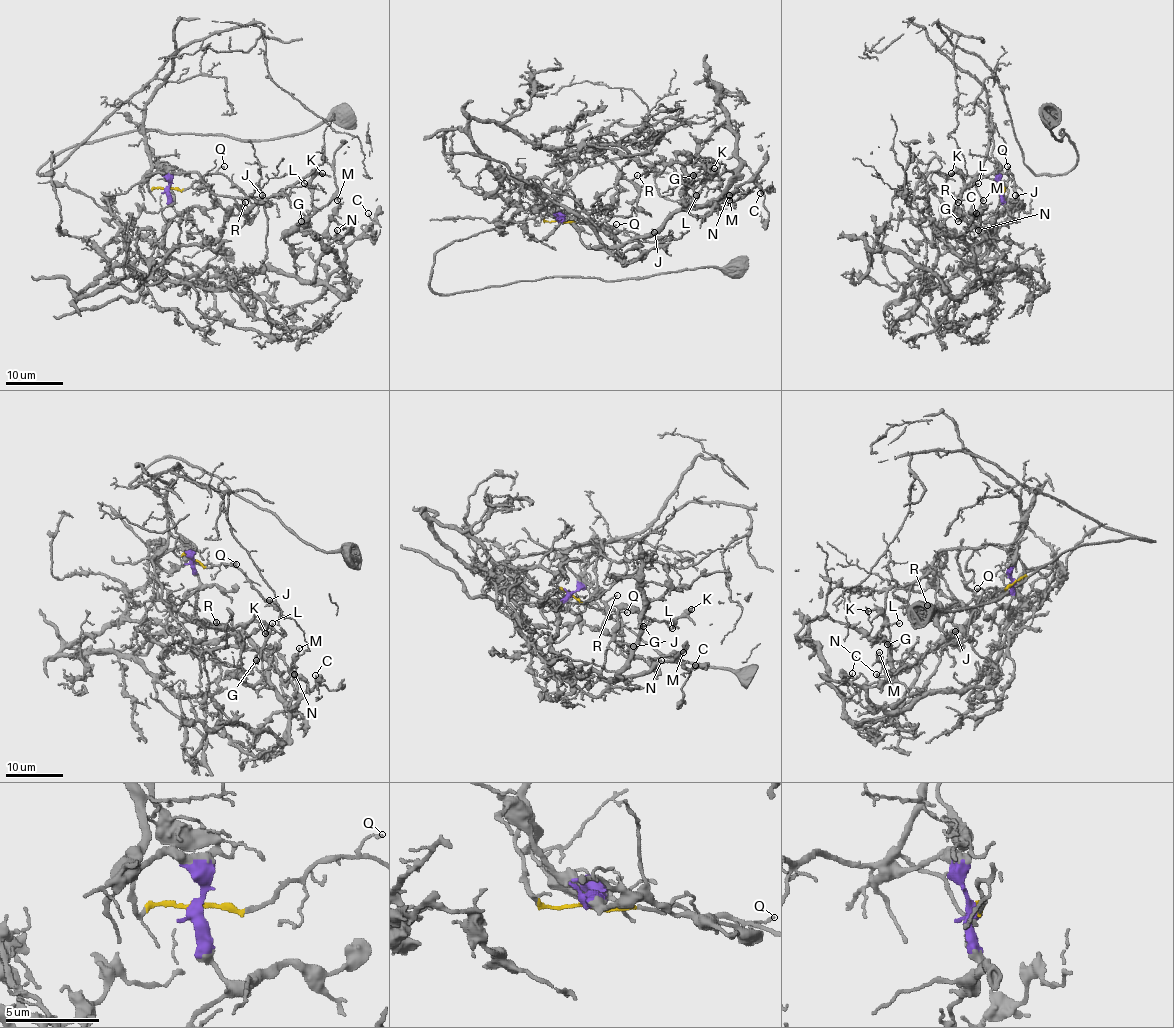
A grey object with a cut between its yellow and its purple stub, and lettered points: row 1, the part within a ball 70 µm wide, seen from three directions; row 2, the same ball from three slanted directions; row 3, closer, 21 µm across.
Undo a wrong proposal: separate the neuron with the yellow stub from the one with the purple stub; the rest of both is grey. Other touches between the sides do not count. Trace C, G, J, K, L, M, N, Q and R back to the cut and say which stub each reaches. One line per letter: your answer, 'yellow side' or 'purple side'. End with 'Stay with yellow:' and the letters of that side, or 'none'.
C: purple side
G: purple side
J: yellow side
K: purple side
L: purple side
M: purple side
N: purple side
Q: yellow side
R: purple side
Stay with yellow: J, Q

